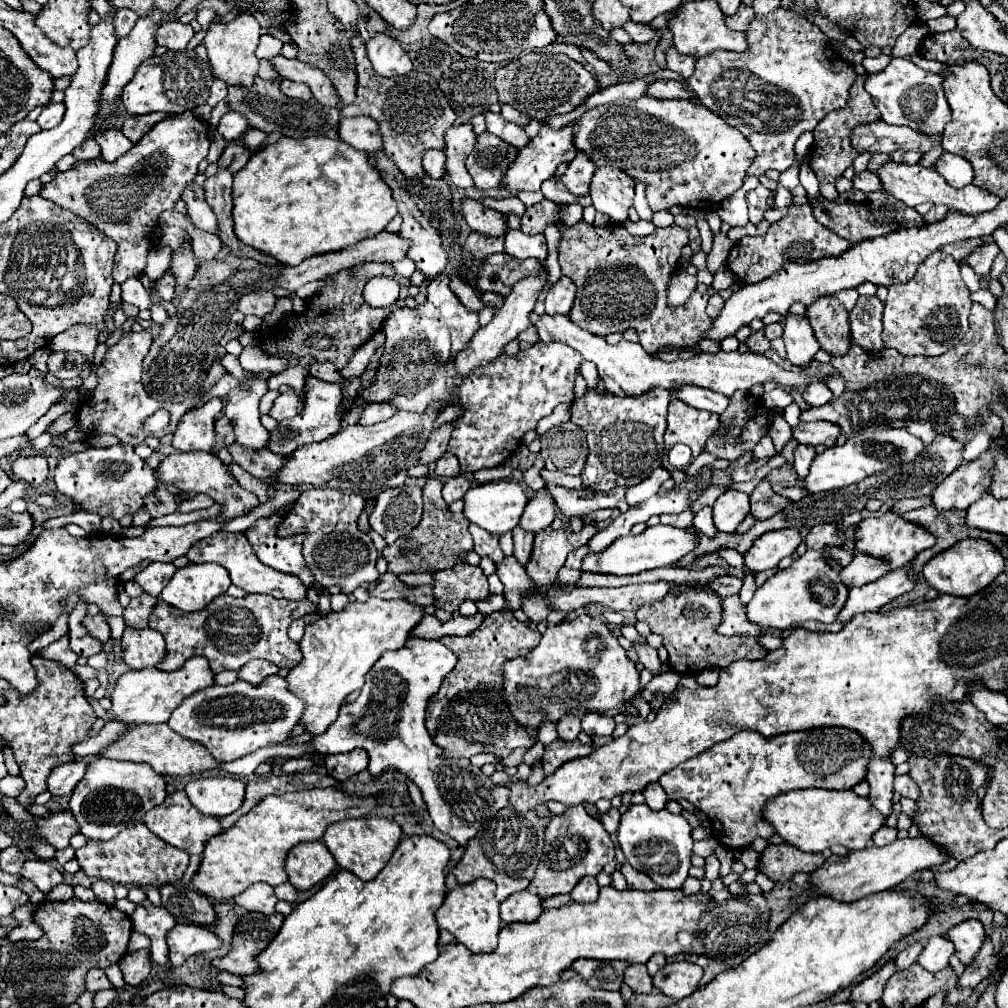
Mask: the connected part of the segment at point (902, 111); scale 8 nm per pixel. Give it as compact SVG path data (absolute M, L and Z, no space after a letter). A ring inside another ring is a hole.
M891 59L883 71L869 75L865 81L865 91L881 111L883 121L889 125L907 125L915 131L931 135L941 133L951 121L951 107L945 99L943 77L917 67L909 59Z

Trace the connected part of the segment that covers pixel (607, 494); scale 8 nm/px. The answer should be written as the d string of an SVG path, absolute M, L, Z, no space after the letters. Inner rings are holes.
M547 483L547 489L553 495L557 509L565 517L571 517L571 515L585 517L597 509L605 509L605 507L615 509L617 501L625 499L627 485L615 487L611 491L589 491L589 489L565 489L565 487Z

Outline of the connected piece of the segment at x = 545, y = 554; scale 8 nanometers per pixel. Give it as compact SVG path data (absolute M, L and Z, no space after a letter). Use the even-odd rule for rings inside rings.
M585 519L583 529L577 533L551 527L539 531L535 535L531 559L525 567L527 575L535 581L539 589L547 589L557 579L557 571L565 563L569 551L585 545L593 537L593 533L597 533L597 527L591 519Z

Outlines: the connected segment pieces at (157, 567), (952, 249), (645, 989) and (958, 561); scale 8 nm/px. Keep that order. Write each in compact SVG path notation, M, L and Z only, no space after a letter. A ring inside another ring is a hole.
M149 563L149 567L135 577L135 581L147 595L161 595L163 587L171 581L175 571L177 567L173 563Z
M989 235L989 237L985 237L985 239L969 239L969 241L951 243L951 245L945 245L945 247L941 247L941 249L947 251L951 257L957 257L957 261L963 261L969 251L977 249L981 243L991 243L991 241L993 241L993 235Z
M629 965L625 969L625 983L635 991L635 993L651 993L653 983L647 973L645 965Z
M963 539L953 547L949 547L947 551L937 553L931 561L927 561L921 575L939 593L949 593L955 597L971 597L981 589L985 589L989 583L993 583L993 579L999 573L1003 573L1003 569L1005 569L1005 559L991 541Z

